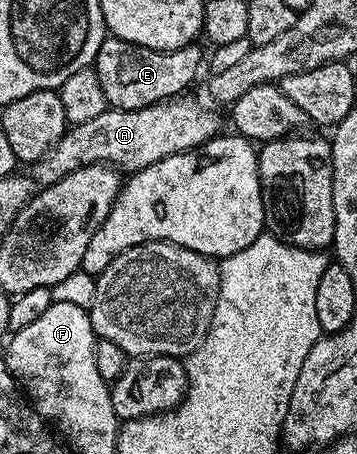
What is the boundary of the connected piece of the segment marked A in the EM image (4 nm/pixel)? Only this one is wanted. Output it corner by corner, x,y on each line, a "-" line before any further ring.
189,97
170,98
138,110
106,108
103,116
95,116
95,120
87,120
78,126
70,125
53,149
38,162
32,163
34,183
41,188
53,186
80,166
108,164
121,172
142,170
172,154
196,150
204,142
218,137
223,127
216,109
210,108
204,101
196,102

